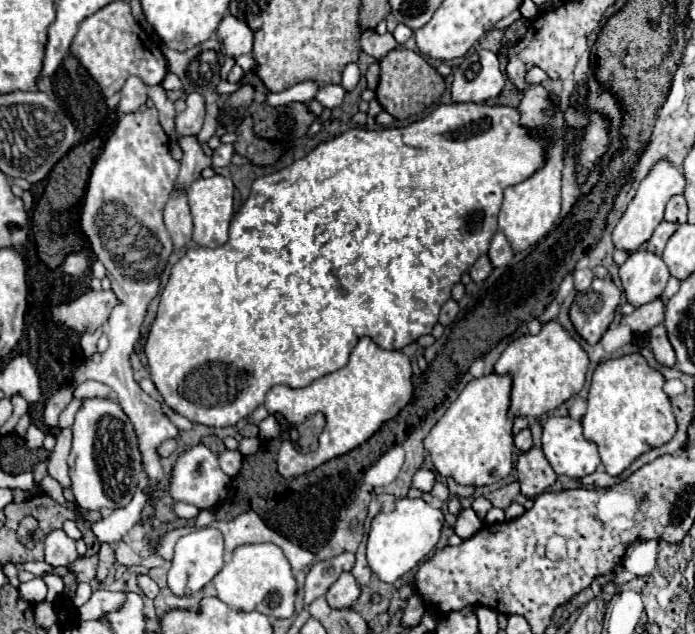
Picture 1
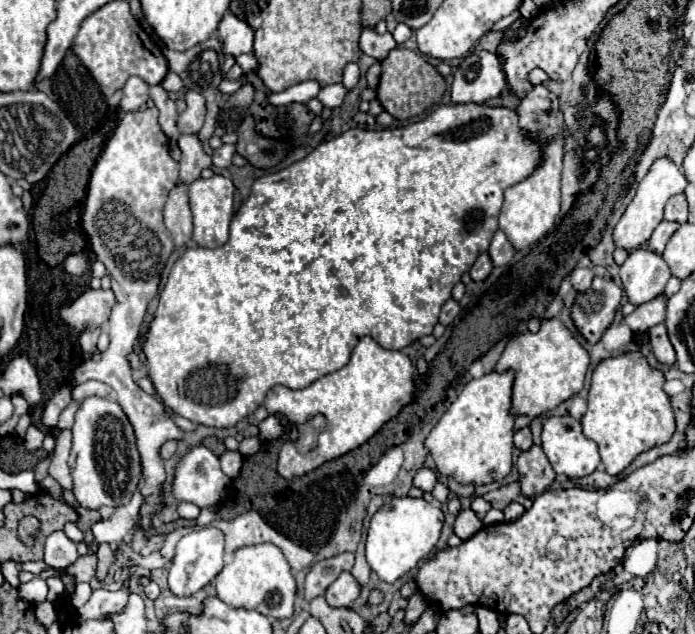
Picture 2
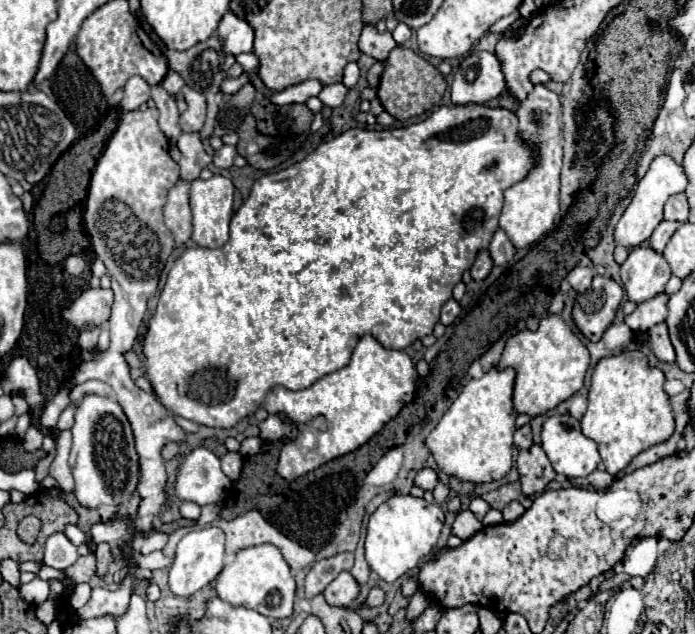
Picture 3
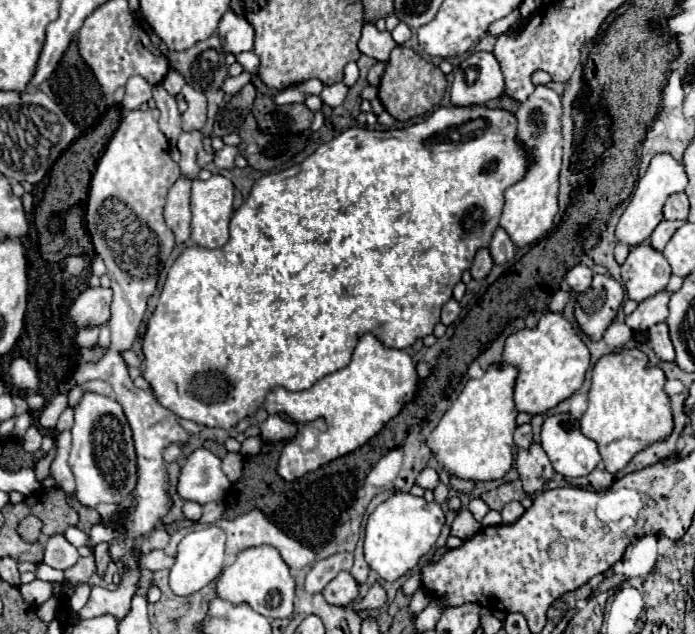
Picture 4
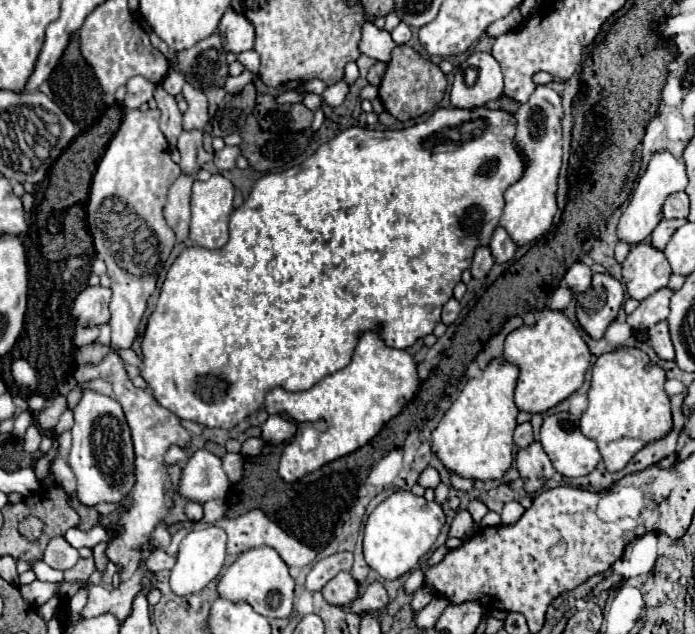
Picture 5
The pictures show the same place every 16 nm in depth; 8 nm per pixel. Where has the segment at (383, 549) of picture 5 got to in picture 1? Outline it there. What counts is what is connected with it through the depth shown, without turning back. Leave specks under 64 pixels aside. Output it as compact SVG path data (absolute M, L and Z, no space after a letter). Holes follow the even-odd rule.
M402 498L396 502L396 510L386 514L380 512L372 520L372 530L368 534L368 564L372 572L382 582L396 582L410 570L414 570L438 544L440 530L442 530L444 514L438 508L432 508L422 498L410 500Z

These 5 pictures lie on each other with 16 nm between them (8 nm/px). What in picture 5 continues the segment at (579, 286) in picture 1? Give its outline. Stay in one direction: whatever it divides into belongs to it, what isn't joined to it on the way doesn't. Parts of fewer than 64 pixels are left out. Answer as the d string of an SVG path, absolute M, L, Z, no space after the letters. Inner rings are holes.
M574 264L572 268L568 268L564 282L574 290L574 292L584 292L590 282L592 282L592 270L584 264Z

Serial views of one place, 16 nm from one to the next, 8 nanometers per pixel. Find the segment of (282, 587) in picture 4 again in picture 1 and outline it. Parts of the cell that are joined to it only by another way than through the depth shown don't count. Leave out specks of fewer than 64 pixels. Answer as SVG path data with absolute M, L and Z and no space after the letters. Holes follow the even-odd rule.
M244 544L236 548L212 582L218 598L236 612L256 610L274 618L292 618L294 614L296 580L284 552L276 544Z

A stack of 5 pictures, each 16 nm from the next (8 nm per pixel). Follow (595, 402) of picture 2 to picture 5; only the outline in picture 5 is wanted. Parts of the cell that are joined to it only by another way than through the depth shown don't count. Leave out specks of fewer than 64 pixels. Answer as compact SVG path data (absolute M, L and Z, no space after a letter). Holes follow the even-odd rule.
M620 348L596 360L588 390L588 408L580 418L580 428L584 436L598 444L608 472L622 470L636 452L670 434L672 414L664 382L664 370L652 366L648 356L638 348Z

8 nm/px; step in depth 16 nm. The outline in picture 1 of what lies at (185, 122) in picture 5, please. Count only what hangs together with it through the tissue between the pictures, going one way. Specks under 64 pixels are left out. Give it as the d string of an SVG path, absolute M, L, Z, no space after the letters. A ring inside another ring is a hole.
M192 92L186 96L186 110L180 112L174 120L178 136L196 136L204 124L204 96Z

